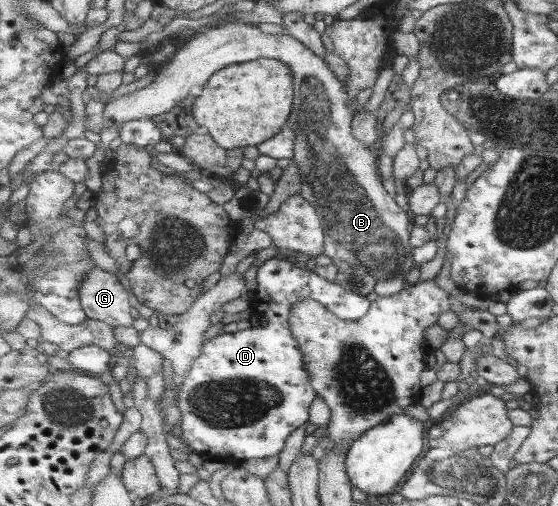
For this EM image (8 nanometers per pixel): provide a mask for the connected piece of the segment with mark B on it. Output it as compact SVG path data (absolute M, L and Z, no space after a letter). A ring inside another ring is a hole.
M244 21L219 23L209 26L207 29L196 33L193 37L180 43L177 54L161 66L157 71L158 79L150 86L120 99L114 103L108 102L104 112L105 126L116 126L119 130L128 122L140 119L153 119L154 116L166 114L174 110L180 102L190 96L192 86L203 86L210 81L214 74L219 73L231 65L238 65L243 62L252 62L260 58L275 59L291 66L295 76L294 109L292 110L290 126L296 131L296 153L293 160L300 167L302 175L301 194L319 212L325 228L324 255L328 256L332 264L336 260L349 262L356 266L365 266L370 274L373 274L378 281L404 277L415 265L414 246L411 243L411 232L413 231L410 216L406 210L398 206L396 199L388 194L388 190L382 184L382 176L378 171L378 159L374 152L360 142L352 130L353 119L355 118L348 102L349 92L345 83L340 82L335 72L325 60L315 54L299 39L288 34L266 34L256 24Z

